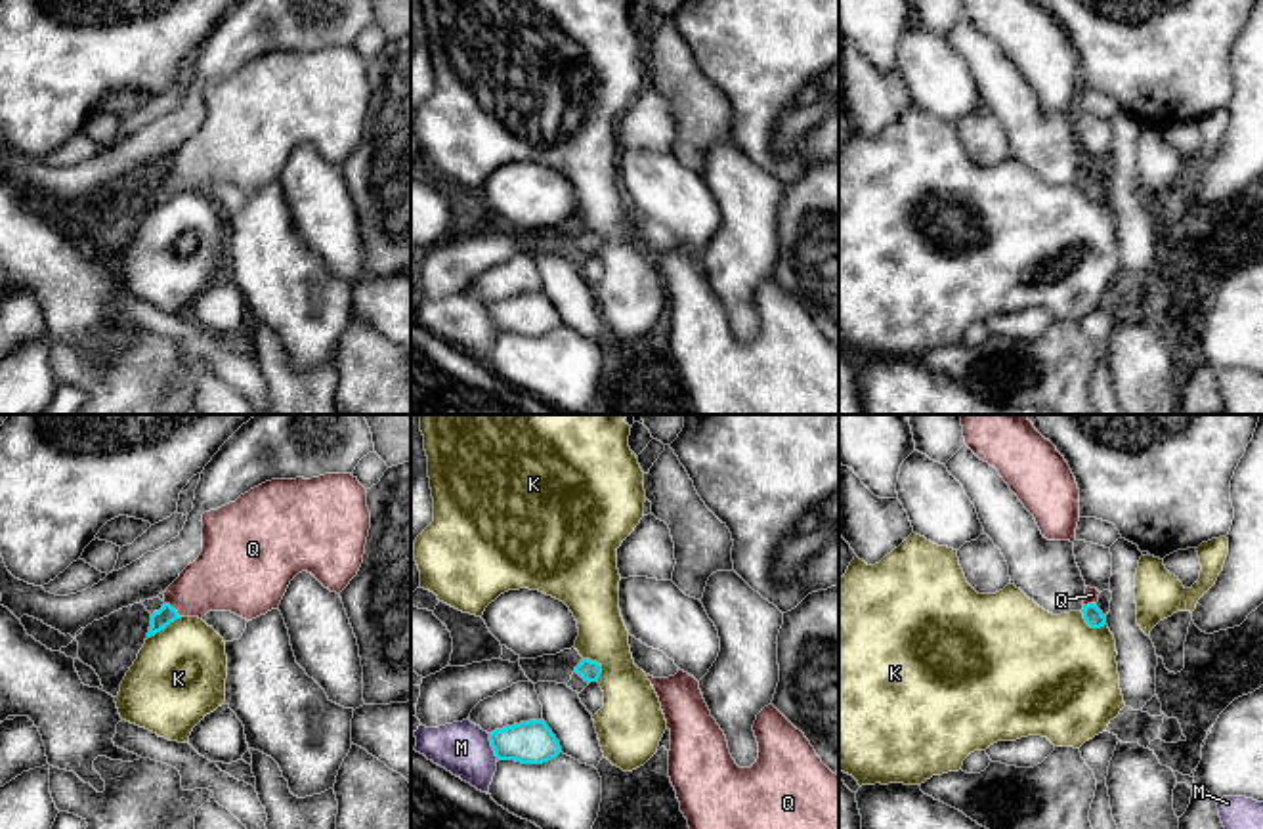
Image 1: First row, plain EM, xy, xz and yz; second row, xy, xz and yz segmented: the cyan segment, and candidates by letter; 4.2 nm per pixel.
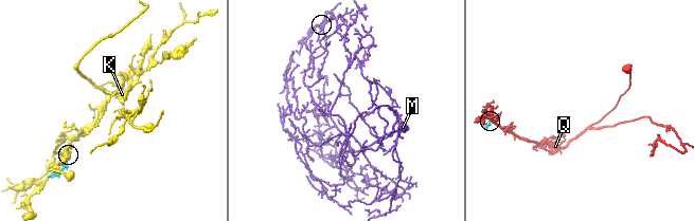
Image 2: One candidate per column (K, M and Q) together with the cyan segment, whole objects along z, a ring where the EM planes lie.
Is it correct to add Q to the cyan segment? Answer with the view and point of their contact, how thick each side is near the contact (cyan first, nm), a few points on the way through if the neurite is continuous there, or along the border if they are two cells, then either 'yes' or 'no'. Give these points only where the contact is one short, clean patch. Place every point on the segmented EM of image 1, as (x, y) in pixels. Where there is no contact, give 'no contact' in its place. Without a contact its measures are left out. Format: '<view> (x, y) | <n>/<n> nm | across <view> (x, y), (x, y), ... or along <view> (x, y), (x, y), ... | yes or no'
xy (172, 608) | 80/280 nm | across xy (167, 614), (172, 608), (182, 598), (222, 577) | yes

